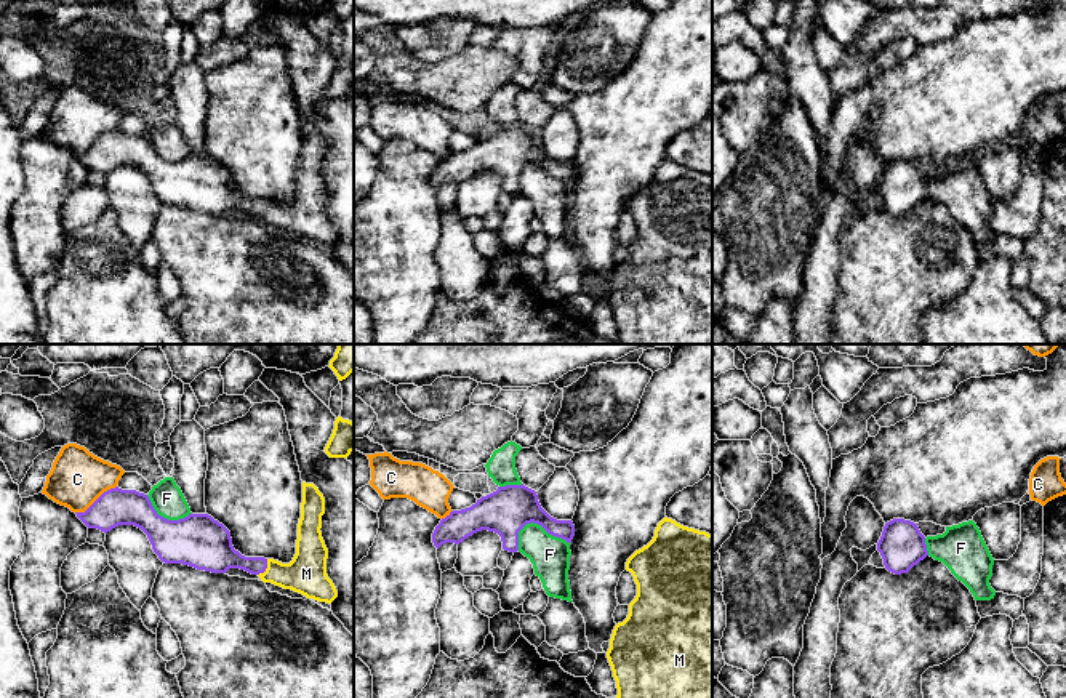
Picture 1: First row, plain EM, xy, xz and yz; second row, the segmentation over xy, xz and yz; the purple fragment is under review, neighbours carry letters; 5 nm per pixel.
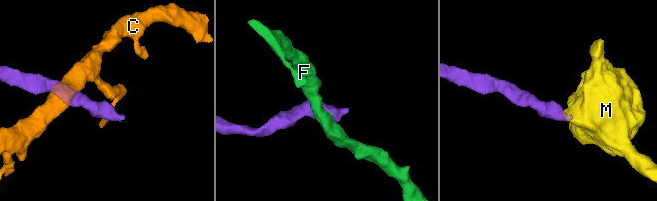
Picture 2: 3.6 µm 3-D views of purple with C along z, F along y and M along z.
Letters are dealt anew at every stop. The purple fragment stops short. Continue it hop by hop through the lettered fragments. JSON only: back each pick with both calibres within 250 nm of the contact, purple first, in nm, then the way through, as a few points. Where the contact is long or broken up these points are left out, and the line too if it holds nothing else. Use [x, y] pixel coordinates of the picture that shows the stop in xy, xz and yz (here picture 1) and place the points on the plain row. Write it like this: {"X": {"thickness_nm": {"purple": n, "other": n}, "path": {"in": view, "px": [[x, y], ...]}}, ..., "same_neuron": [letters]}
{"M": {"thickness_nm": {"purple": 170, "other": 200}, "path": {"in": "xy", "px": [[218, 196], [266, 208], [277, 215], [306, 215]]}}, "same_neuron": ["M"]}

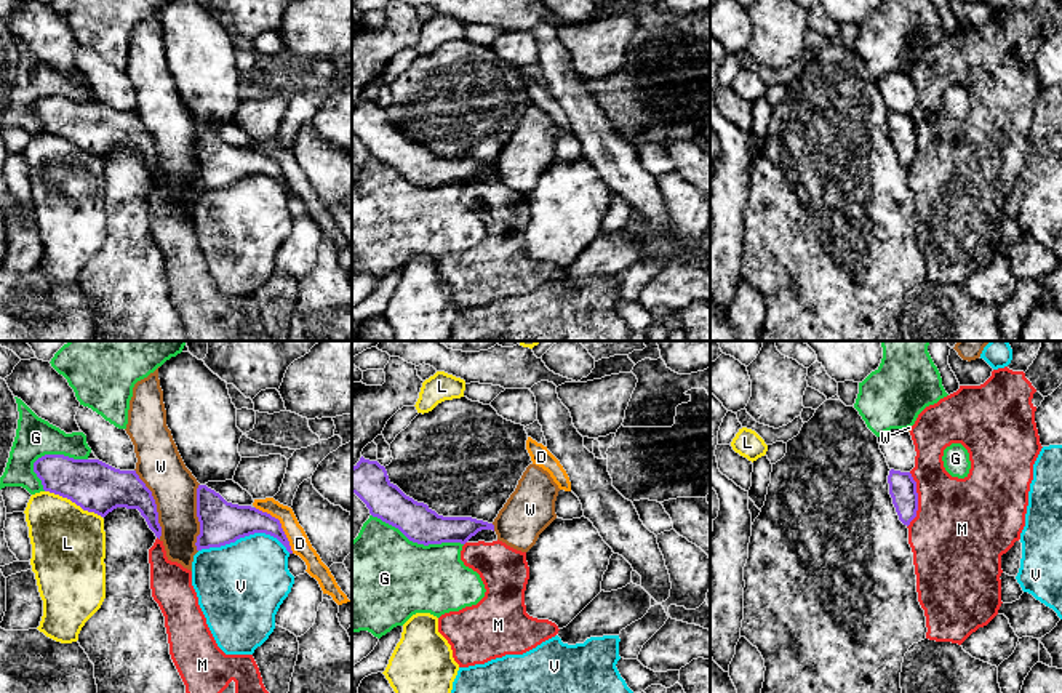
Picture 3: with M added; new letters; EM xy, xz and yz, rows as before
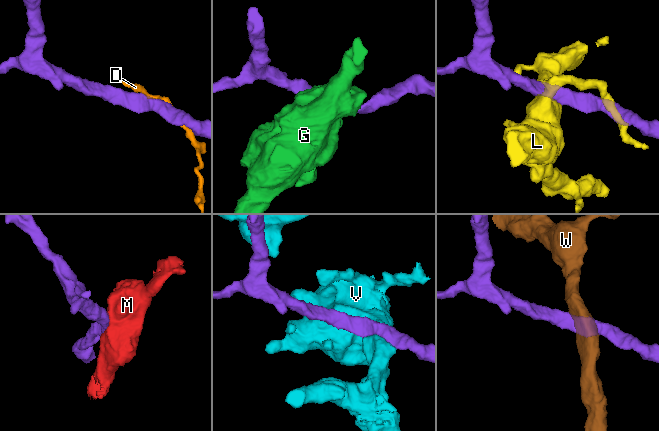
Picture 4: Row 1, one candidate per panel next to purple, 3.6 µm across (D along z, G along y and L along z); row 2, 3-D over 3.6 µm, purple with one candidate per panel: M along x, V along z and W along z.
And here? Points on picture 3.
{"same_neuron": []}

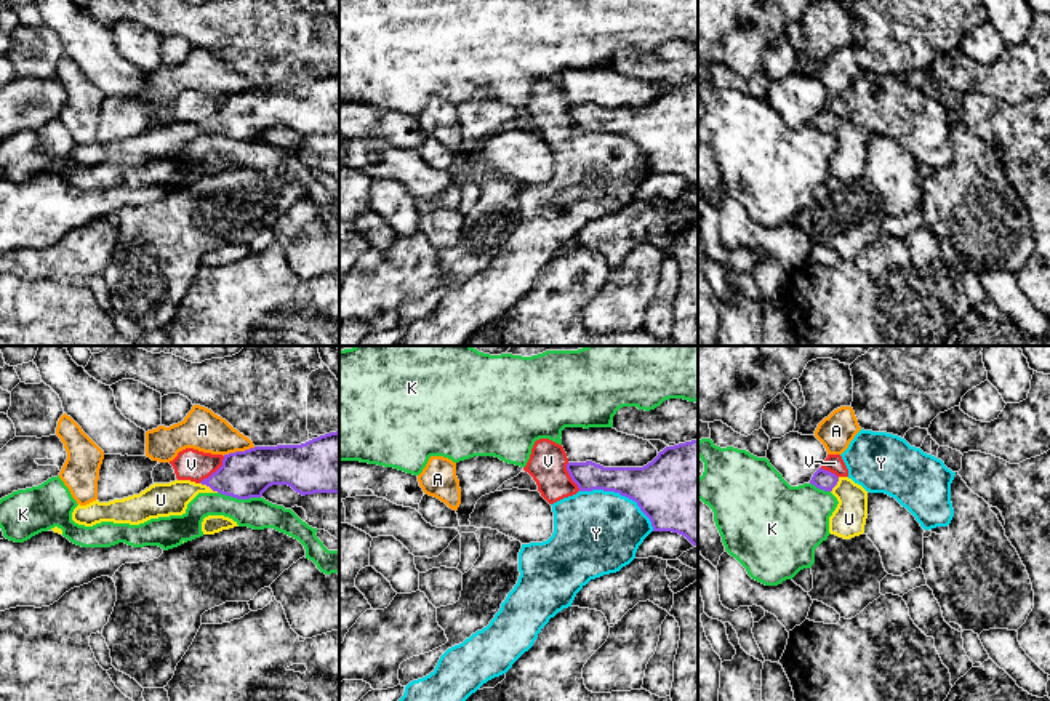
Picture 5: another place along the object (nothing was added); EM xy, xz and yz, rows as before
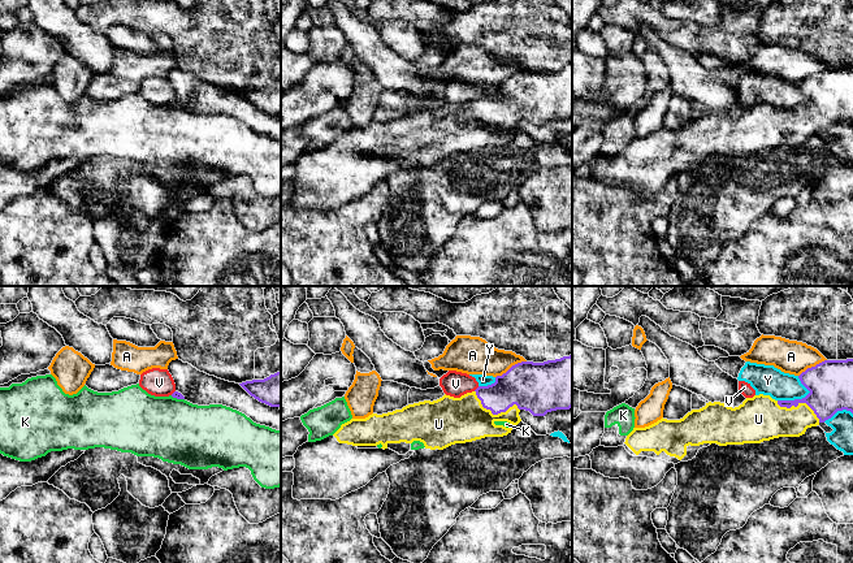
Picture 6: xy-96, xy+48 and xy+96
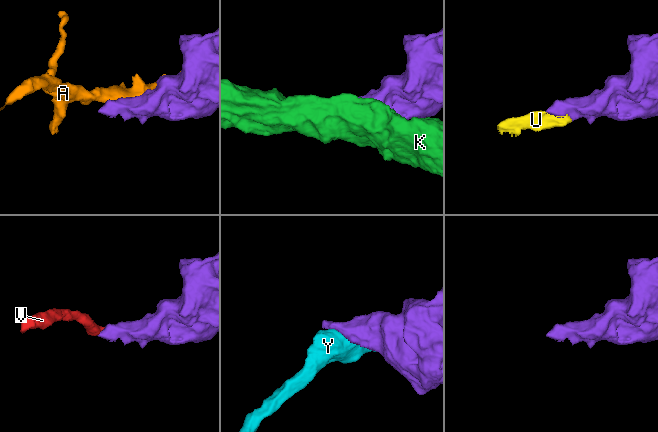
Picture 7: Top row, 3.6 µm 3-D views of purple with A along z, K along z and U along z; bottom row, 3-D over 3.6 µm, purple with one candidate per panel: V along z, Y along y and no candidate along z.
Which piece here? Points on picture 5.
{"U": {"thickness_nm": {"purple": 240, "other": 180}, "path": {"in": "xy", "px": [[247, 116], [216, 124], [210, 128], [184, 132], [162, 141]]}}, "same_neuron": ["U"]}

